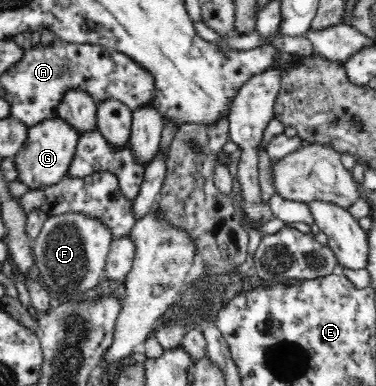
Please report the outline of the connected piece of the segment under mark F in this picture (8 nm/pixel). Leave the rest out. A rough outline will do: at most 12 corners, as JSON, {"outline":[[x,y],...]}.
{"outline":[[50,216],[32,246],[35,275],[60,304],[102,283],[110,230]]}

